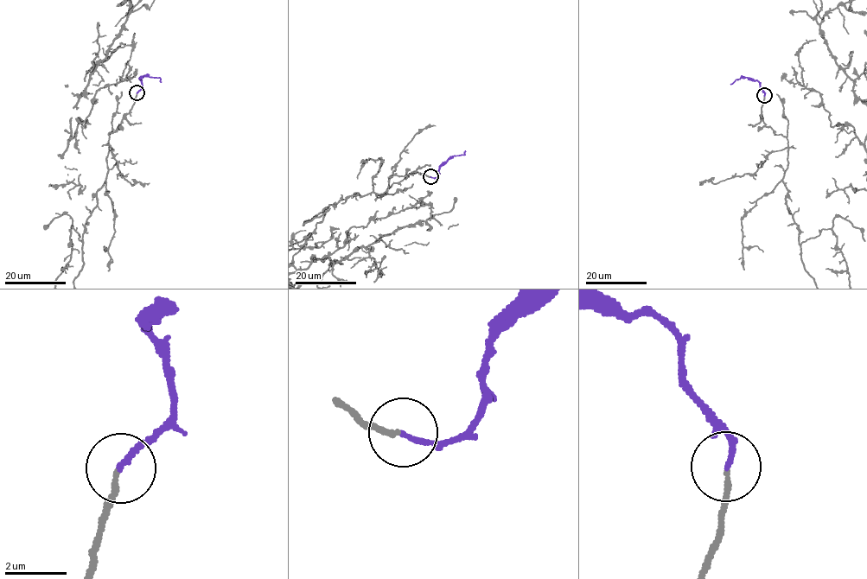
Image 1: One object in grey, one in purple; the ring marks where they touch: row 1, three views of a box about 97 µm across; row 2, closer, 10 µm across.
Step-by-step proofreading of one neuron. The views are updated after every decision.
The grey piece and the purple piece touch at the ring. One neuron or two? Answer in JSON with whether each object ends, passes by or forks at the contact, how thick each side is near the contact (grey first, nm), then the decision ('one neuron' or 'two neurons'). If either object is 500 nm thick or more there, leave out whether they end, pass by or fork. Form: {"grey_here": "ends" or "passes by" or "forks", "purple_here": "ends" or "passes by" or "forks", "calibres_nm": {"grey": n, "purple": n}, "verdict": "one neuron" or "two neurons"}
{"grey_here": "ends", "purple_here": "ends", "calibres_nm": {"grey": 160, "purple": 170}, "verdict": "one neuron"}

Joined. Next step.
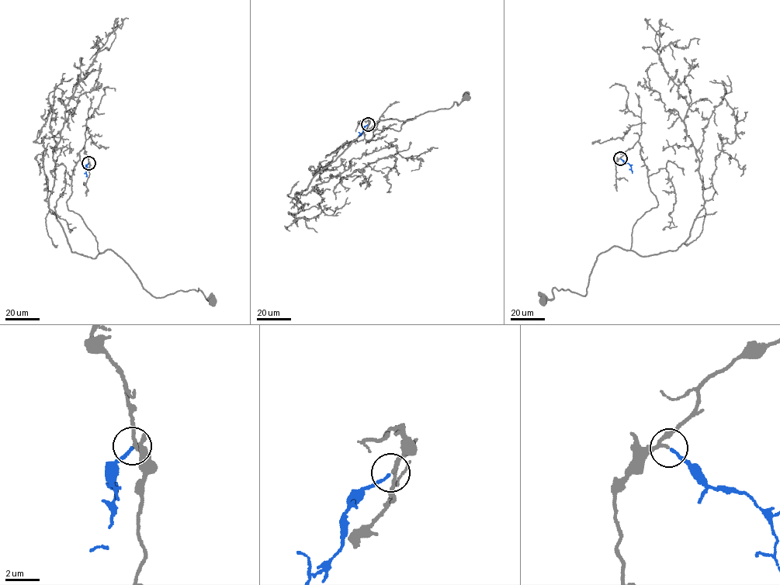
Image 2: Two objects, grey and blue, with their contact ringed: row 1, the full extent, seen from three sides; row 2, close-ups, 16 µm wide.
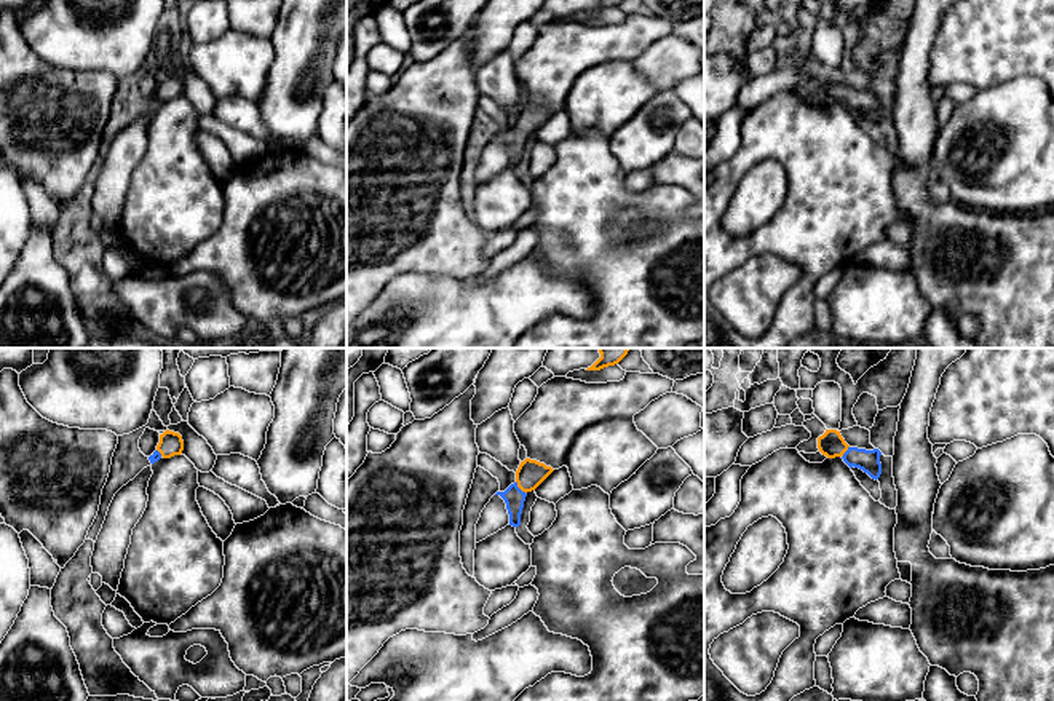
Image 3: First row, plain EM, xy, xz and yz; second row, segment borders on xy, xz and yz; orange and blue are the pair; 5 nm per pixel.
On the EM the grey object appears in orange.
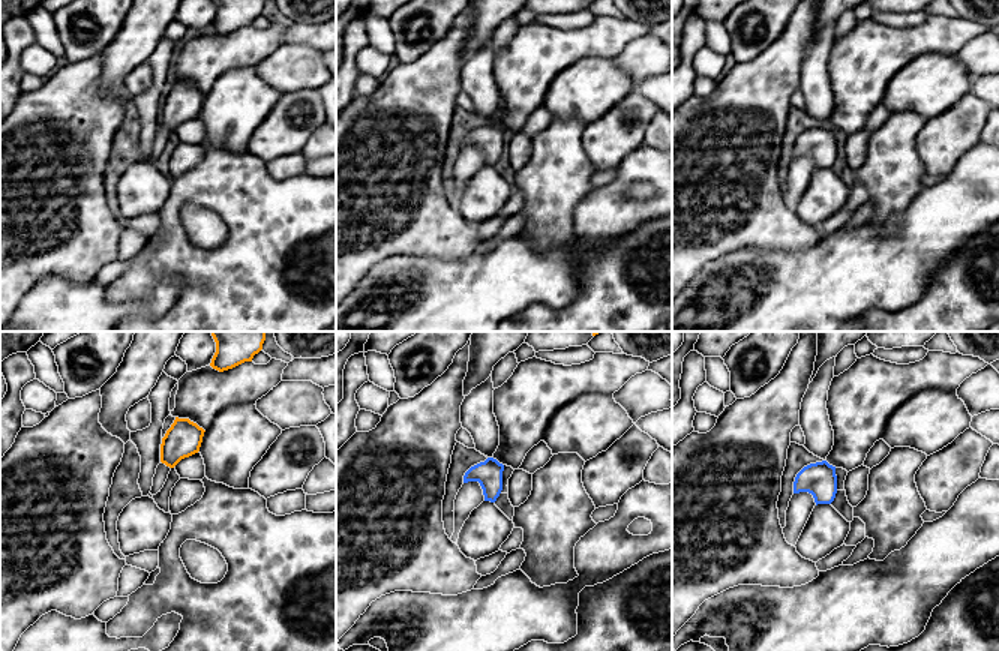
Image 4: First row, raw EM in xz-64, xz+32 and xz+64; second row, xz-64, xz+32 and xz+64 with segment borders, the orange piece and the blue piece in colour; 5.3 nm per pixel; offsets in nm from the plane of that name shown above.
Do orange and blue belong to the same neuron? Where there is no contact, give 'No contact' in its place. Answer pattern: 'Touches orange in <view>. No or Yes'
Touches orange in xz. Yes

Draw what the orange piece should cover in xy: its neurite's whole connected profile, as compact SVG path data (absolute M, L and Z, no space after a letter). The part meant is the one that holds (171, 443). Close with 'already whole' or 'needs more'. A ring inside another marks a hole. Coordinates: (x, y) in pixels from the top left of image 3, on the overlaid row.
M166 430L163 434L160 434L160 442L157 446L157 450L149 457L150 463L153 465L161 457L171 458L174 455L180 455L184 450L184 441L179 433Z; needs more

